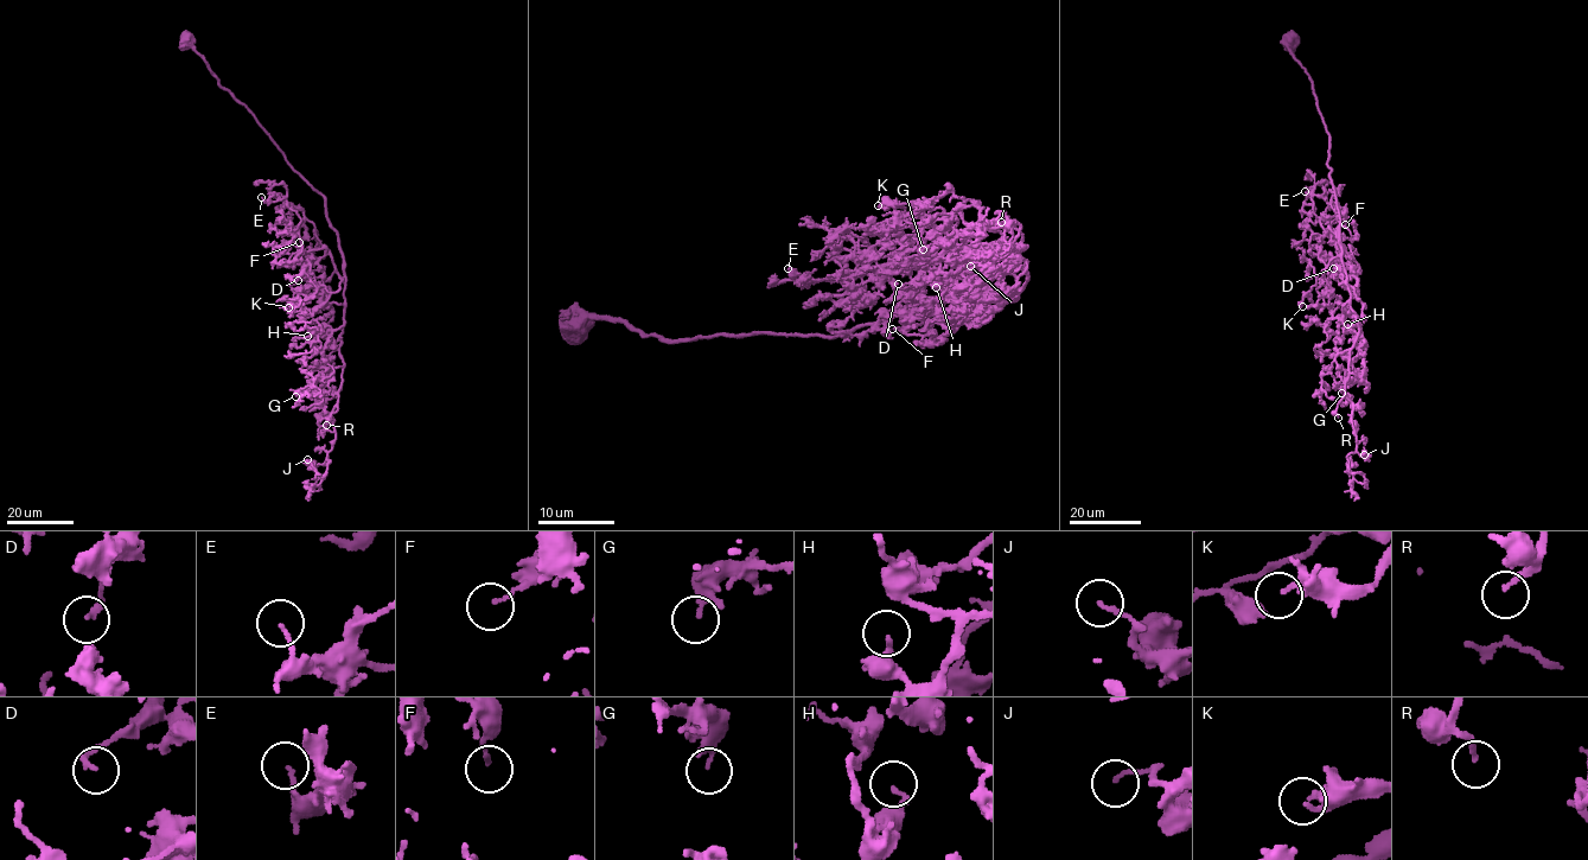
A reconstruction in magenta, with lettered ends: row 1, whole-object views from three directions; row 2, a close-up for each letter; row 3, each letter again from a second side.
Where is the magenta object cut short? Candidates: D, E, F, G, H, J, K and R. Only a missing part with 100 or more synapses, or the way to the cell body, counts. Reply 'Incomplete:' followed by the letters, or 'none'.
Incomplete: R

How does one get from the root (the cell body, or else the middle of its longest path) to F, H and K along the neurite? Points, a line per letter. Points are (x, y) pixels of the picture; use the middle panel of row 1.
F: (575, 324), (607, 316), (670, 341), (829, 337), (1002, 295), (911, 303), (892, 329)
H: (575, 324), (607, 316), (670, 341), (829, 337), (898, 313), (977, 310), (1016, 279), (974, 269), (936, 287)
K: (575, 324), (607, 316), (670, 341), (829, 337), (1002, 295), (992, 253), (949, 253), (933, 225), (878, 205)

